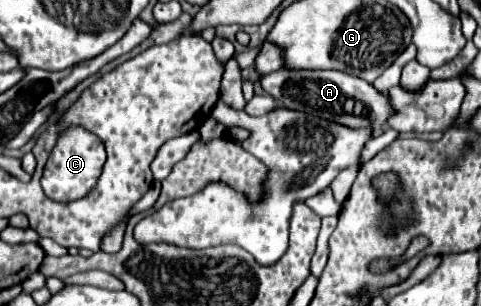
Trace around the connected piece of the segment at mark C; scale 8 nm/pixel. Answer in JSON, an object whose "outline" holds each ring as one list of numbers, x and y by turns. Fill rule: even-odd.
{"outline":[[71,126,57,140,57,146,53,148,49,162,43,170,41,188,43,188,45,196,55,202,71,202,71,200,79,200,79,198,87,196,93,190,93,186,97,184,105,160,107,160,107,156,105,156,103,142,97,136,89,134,87,130,81,130,81,126]]}

